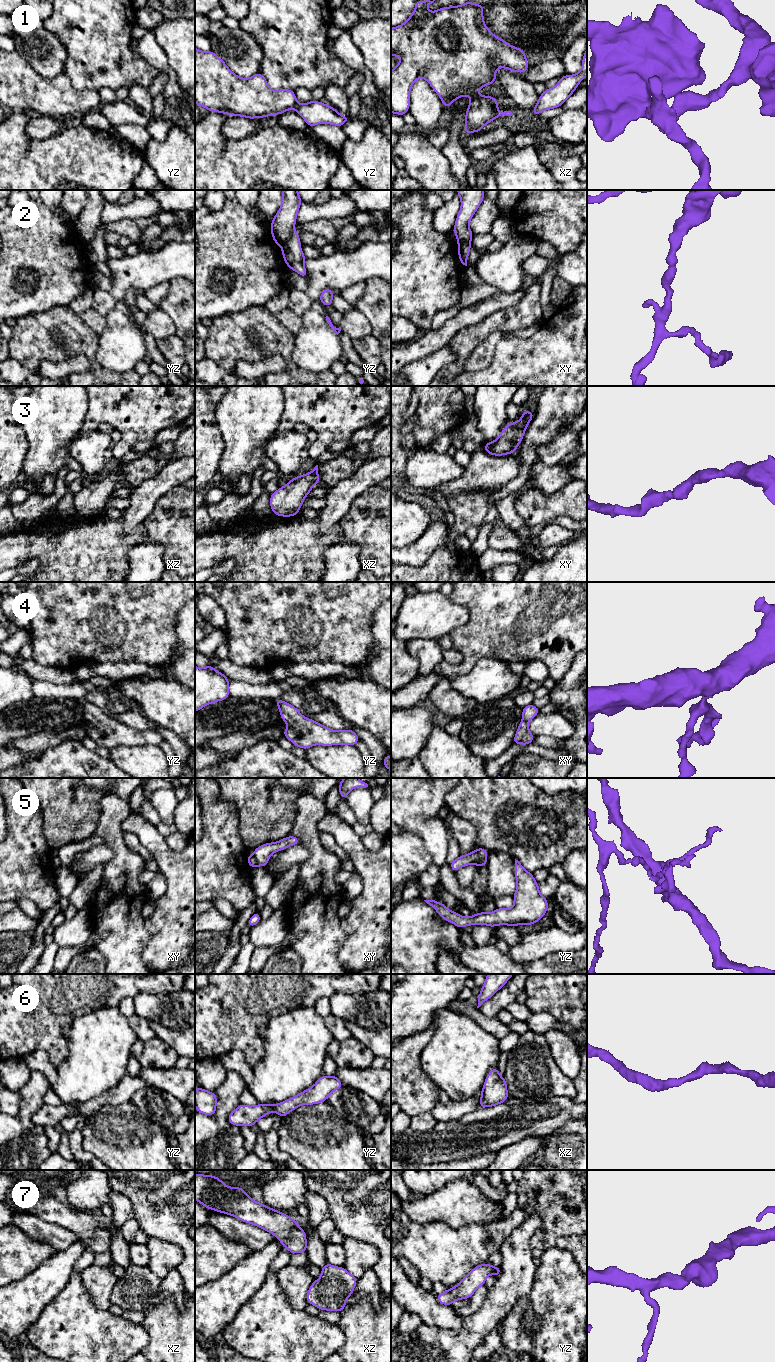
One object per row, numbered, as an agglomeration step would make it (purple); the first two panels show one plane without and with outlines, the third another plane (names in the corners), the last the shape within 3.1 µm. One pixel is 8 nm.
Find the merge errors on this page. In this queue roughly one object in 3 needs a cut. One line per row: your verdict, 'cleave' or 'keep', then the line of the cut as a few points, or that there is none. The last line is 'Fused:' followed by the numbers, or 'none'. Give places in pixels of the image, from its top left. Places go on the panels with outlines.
1: cleave; cut in yz along (298, 104), (294, 108)
2: cleave; cut in yz along (294, 229), (290, 237), (281, 246)
3: keep; no cut
4: keep; no cut
5: cleave; cut in xy along (252, 855), (257, 865)
6: keep; no cut
7: keep; no cut
Fused: 1, 2, 5

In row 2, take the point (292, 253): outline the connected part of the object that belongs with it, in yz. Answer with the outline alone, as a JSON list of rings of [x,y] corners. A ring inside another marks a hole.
[[[293,230],[289,240],[281,246],[282,256],[288,268],[300,274],[305,279],[308,277],[308,272],[304,267],[306,259],[300,244],[300,235]]]

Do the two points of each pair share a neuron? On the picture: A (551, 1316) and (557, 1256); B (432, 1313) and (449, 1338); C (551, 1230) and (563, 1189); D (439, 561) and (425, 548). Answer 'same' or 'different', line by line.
A: same
B: different
C: same
D: different

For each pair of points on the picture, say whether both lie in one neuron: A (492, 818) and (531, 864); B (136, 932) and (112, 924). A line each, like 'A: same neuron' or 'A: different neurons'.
A: same neuron
B: same neuron

